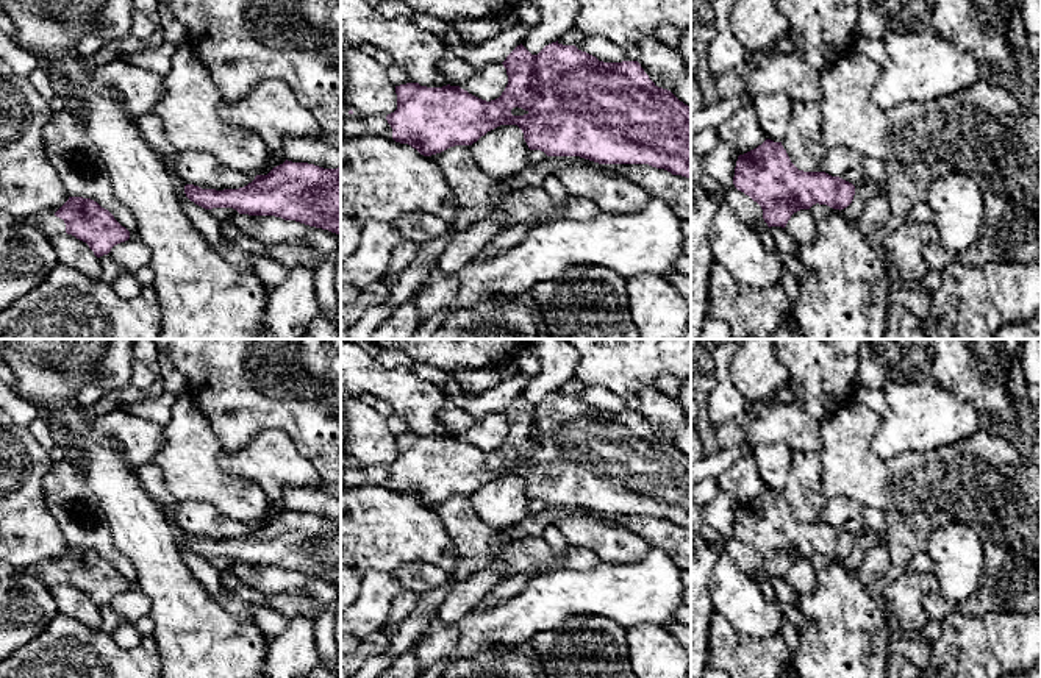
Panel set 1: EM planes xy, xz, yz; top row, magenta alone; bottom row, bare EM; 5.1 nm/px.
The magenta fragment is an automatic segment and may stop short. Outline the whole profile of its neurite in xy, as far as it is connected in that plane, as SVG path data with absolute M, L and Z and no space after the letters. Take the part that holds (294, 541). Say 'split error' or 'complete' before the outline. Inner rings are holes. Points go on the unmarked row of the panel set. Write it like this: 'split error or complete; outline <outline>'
complete; outline M286 509L244 537L216 541L186 534L184 544L205 559L233 558L239 564L275 566L341 586L341 517Z

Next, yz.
complete; outline M771 489L738 506L733 534L761 556L769 578L785 578L794 562L816 553L841 561L855 545L855 536L839 526L799 520L782 492Z

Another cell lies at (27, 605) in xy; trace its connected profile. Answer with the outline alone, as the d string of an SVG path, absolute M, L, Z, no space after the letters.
M36 575L0 578L0 662L39 636L58 612L53 591Z

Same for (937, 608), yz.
M982 537L985 569L978 589L955 605L933 591L924 598L928 620L943 622L953 612L1035 612L1041 608L1041 561L1016 553L1013 547Z

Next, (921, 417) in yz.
M933 383L883 386L888 411L871 447L882 459L908 451L930 451L964 441L980 430L982 419L971 401Z

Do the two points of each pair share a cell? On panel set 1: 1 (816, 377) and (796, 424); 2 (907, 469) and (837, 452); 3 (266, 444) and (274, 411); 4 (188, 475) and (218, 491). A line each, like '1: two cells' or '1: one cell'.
1: two cells
2: one cell
3: two cells
4: one cell

